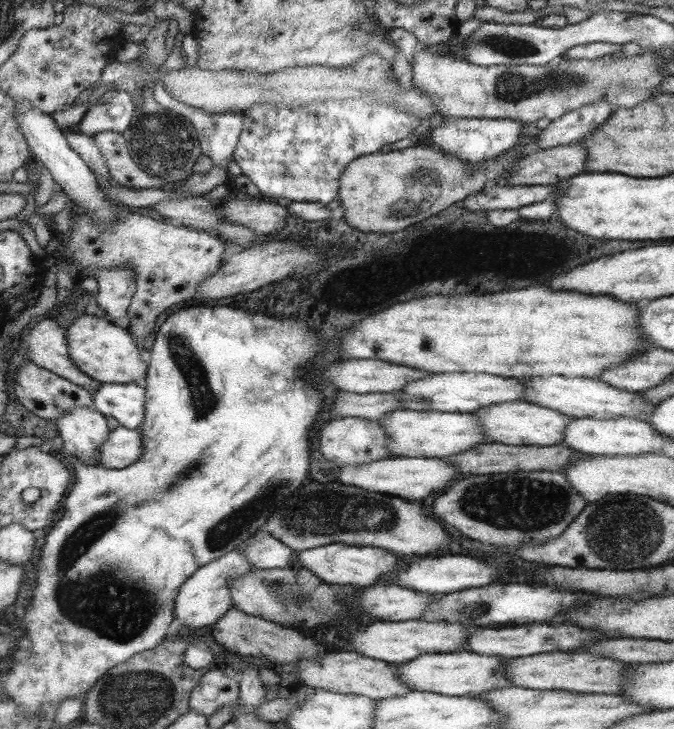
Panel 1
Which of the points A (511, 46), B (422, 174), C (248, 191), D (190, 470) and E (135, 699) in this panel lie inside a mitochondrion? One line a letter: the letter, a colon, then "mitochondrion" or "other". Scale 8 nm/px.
A: mitochondrion
B: mitochondrion
C: other
D: mitochondrion
E: mitochondrion

